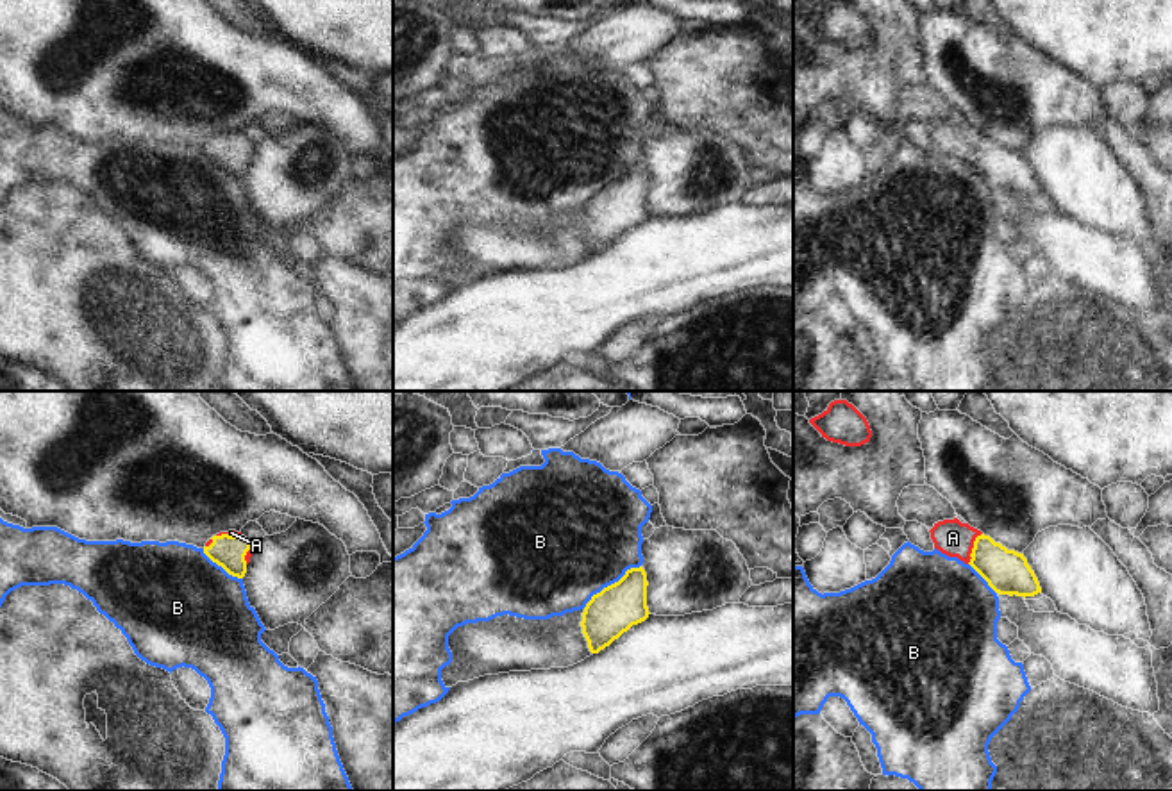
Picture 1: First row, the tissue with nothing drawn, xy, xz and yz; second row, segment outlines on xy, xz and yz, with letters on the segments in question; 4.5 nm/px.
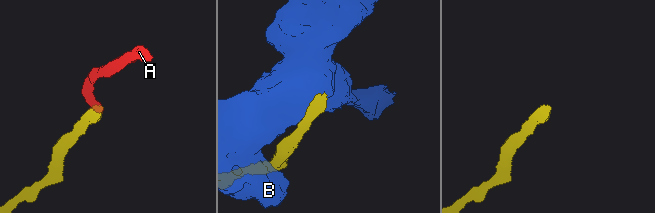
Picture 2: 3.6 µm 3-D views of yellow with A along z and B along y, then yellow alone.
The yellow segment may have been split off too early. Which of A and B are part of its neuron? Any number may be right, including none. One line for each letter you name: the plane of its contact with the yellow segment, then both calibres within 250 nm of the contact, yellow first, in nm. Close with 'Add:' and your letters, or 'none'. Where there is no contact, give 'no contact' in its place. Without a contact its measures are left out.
A: meets yellow in yz; 200 nm thick on the yellow side, 160 nm on the other
Add: A

